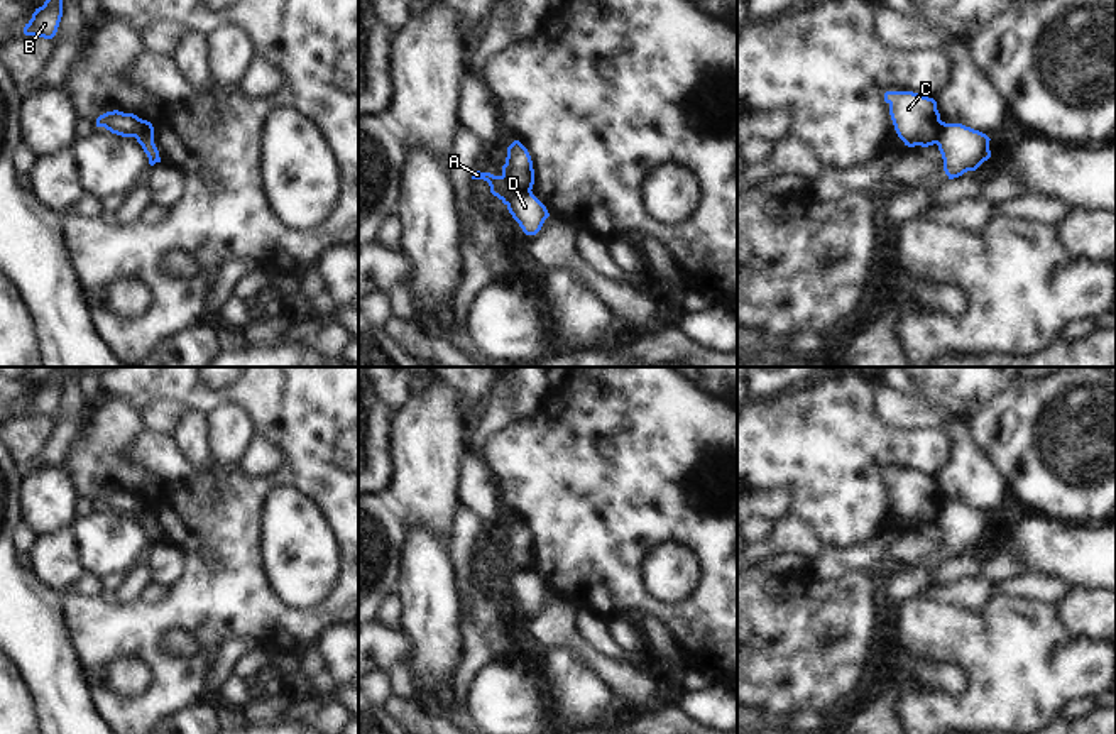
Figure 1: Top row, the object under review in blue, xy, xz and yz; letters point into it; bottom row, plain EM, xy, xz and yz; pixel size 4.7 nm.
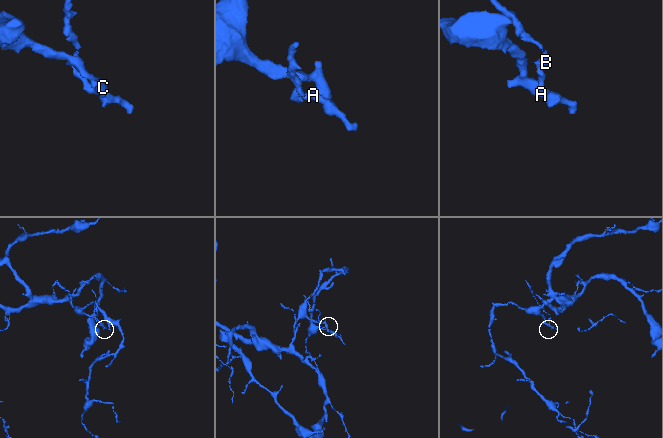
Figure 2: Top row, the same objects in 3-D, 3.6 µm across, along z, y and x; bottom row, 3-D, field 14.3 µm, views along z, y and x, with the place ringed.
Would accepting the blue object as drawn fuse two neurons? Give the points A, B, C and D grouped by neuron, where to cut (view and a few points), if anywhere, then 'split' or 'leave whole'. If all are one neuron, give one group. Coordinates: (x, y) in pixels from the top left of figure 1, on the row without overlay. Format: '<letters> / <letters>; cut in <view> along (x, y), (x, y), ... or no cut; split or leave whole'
A B D / C; cut in xz along (501, 555), (513, 569), (530, 570); split

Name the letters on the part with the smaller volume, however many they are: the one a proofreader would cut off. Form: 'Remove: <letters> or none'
Remove: A, B, D

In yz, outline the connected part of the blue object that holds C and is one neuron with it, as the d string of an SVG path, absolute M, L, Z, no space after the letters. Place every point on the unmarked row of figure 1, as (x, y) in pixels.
M886 470L884 480L898 516L908 526L937 523L942 499L933 477L913 470Z

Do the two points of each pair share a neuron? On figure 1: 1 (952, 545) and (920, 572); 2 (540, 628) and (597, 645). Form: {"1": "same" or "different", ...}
{"1": "same", "2": "different"}

